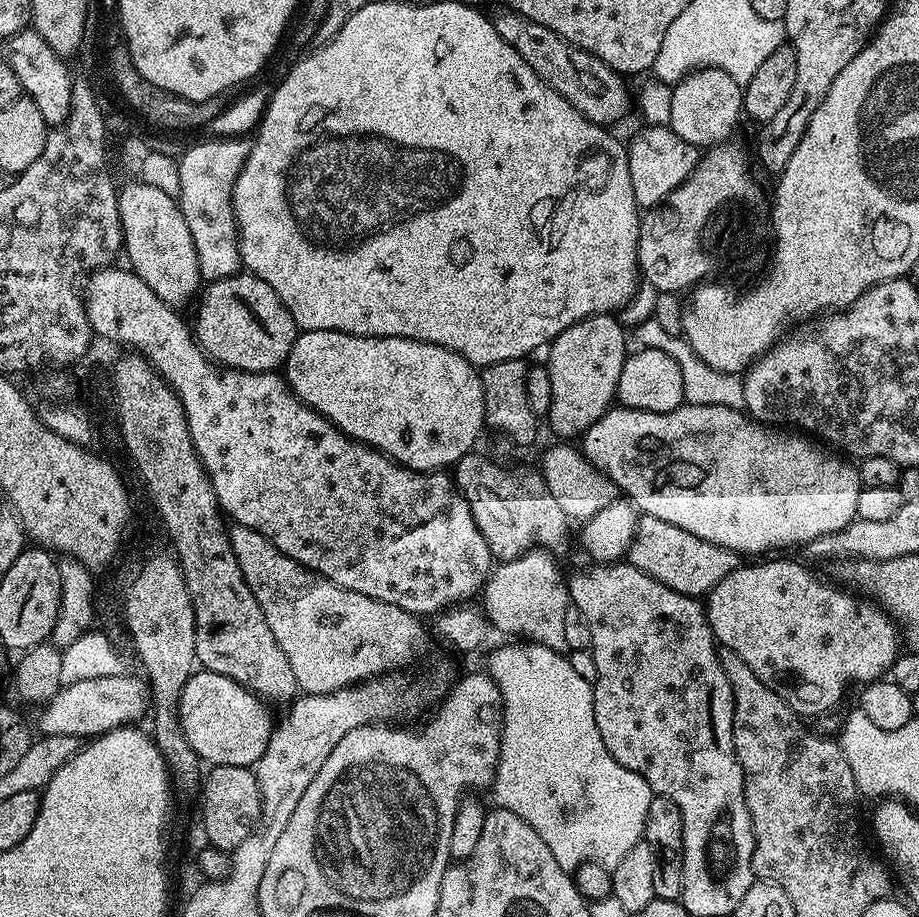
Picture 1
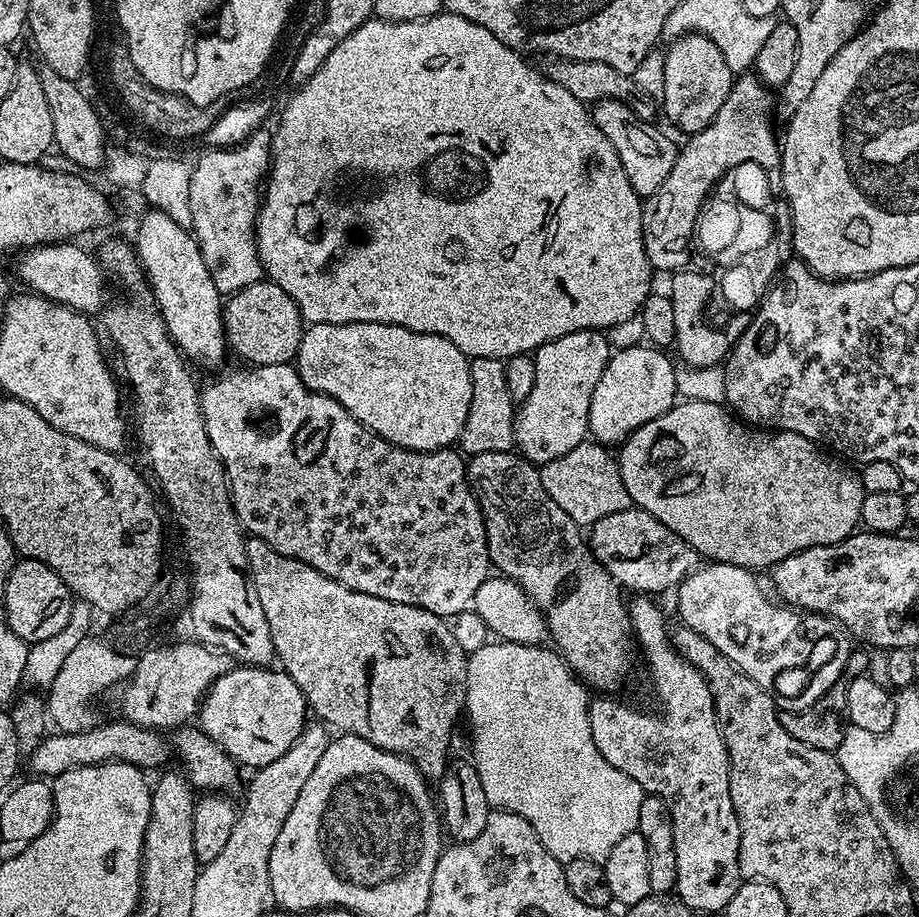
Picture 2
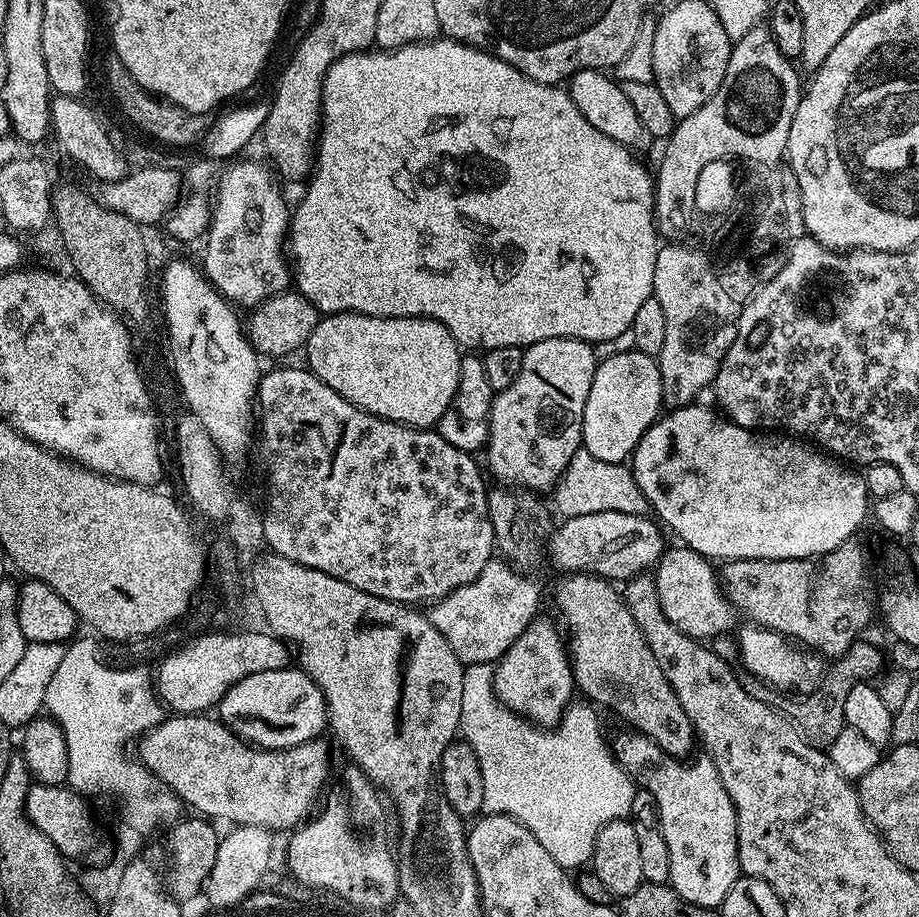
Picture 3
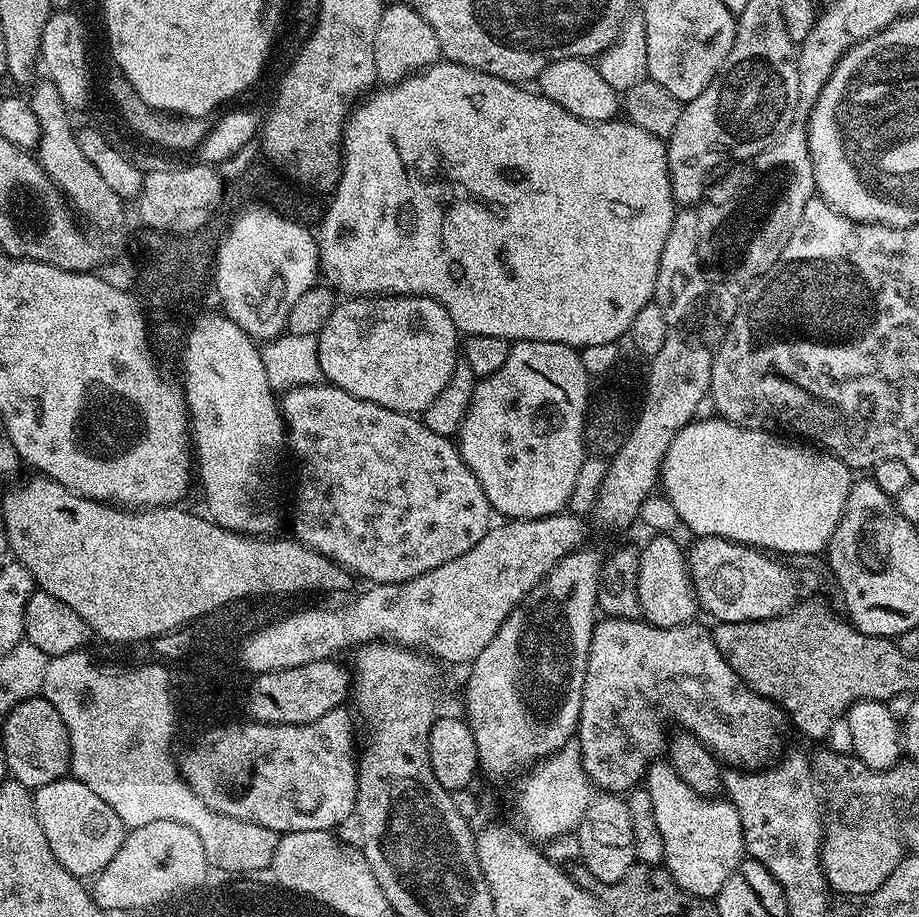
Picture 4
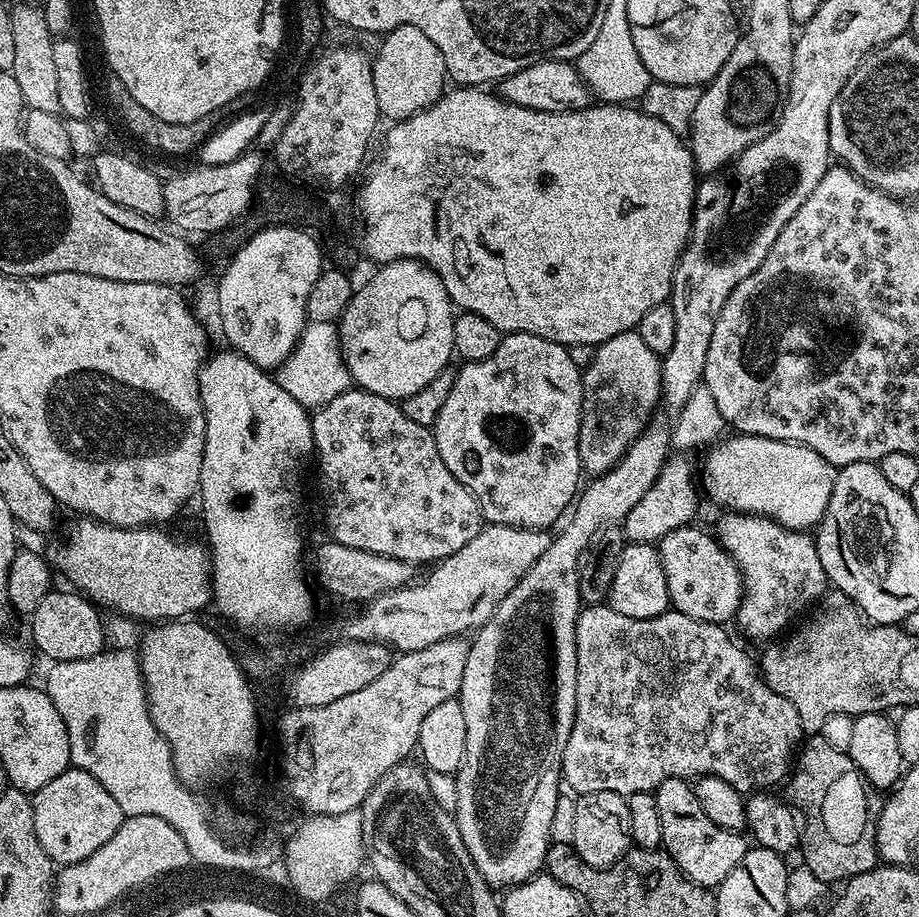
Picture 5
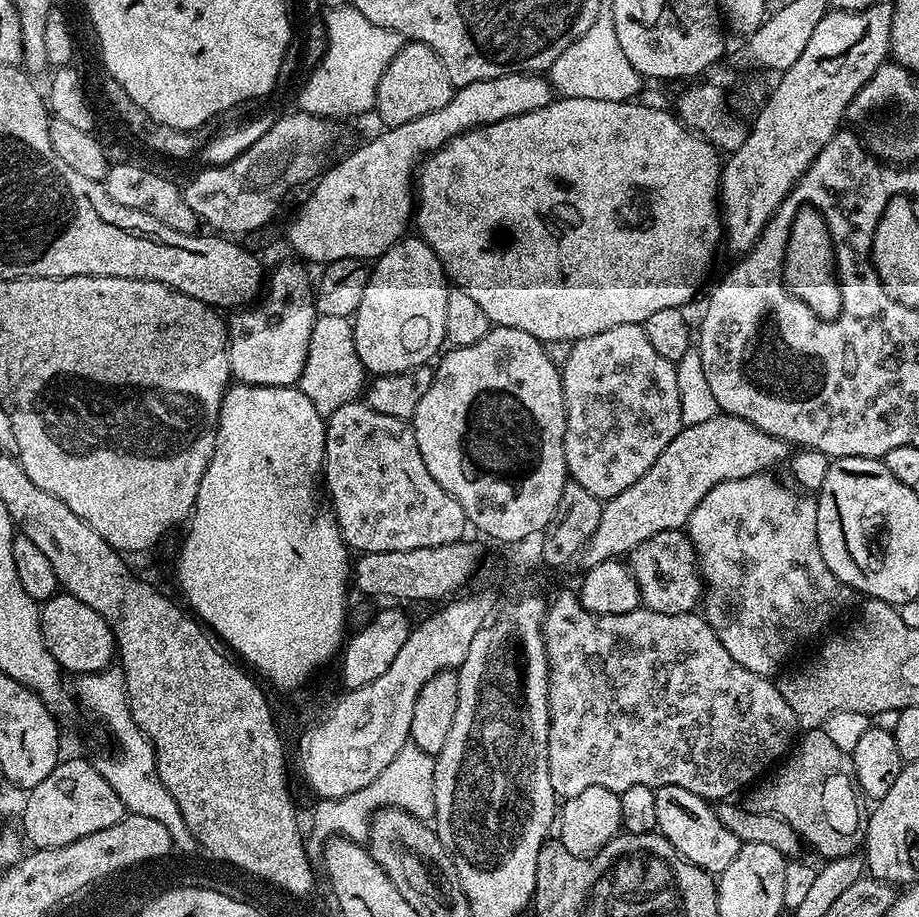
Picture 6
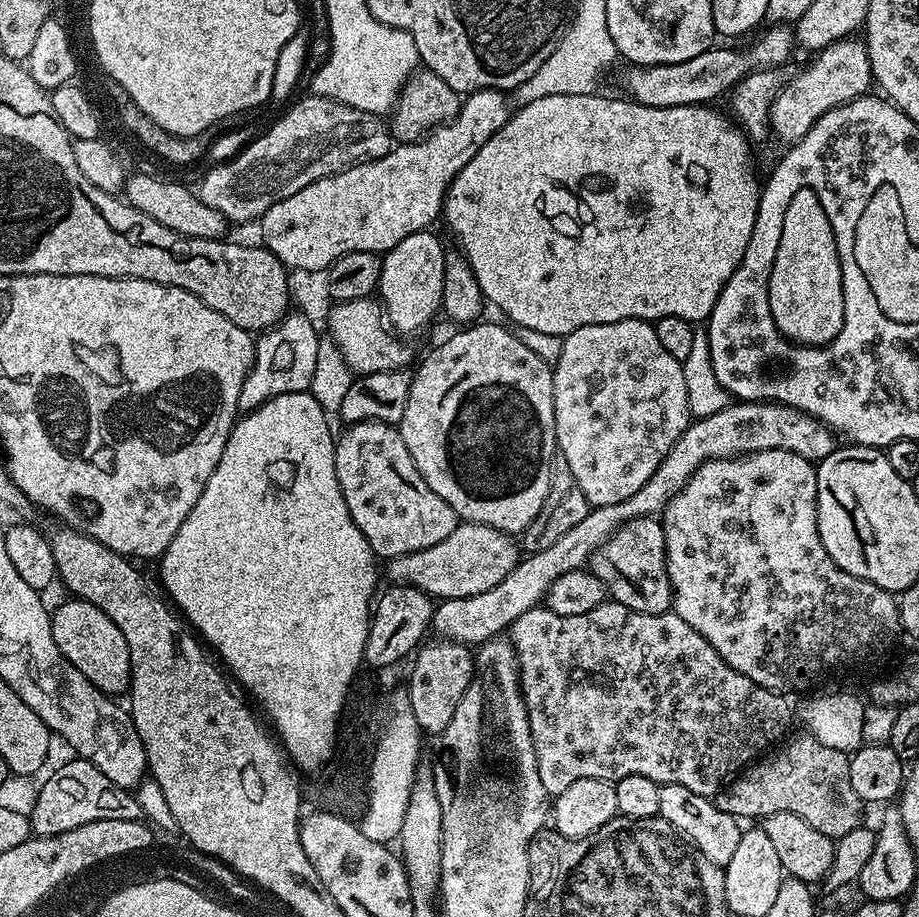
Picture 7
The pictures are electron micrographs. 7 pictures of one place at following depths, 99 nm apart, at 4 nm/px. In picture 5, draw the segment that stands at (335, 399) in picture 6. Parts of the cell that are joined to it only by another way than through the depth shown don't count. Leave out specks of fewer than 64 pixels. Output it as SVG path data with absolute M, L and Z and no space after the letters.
M309 321L294 350L274 375L279 385L309 410L320 408L338 398L339 394L348 392L353 385L352 375L341 358L339 327L334 322Z

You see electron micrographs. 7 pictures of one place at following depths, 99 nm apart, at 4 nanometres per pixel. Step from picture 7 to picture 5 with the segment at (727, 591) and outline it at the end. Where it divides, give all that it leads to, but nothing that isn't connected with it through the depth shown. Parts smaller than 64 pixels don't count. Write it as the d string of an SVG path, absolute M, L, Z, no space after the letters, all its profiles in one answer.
M729 511L717 522L714 535L731 554L744 578L744 597L734 624L752 640L775 641L789 627L791 616L807 613L829 591L822 558L818 558L815 539L807 531L783 528L769 516Z

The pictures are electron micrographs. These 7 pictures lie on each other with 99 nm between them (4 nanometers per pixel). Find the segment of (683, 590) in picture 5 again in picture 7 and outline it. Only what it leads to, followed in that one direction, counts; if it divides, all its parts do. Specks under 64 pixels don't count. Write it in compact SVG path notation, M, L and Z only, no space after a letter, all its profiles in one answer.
M639 516L623 524L590 557L590 571L604 583L605 593L615 603L642 614L662 614L672 608L672 583L666 570L666 538L663 523L656 516Z

